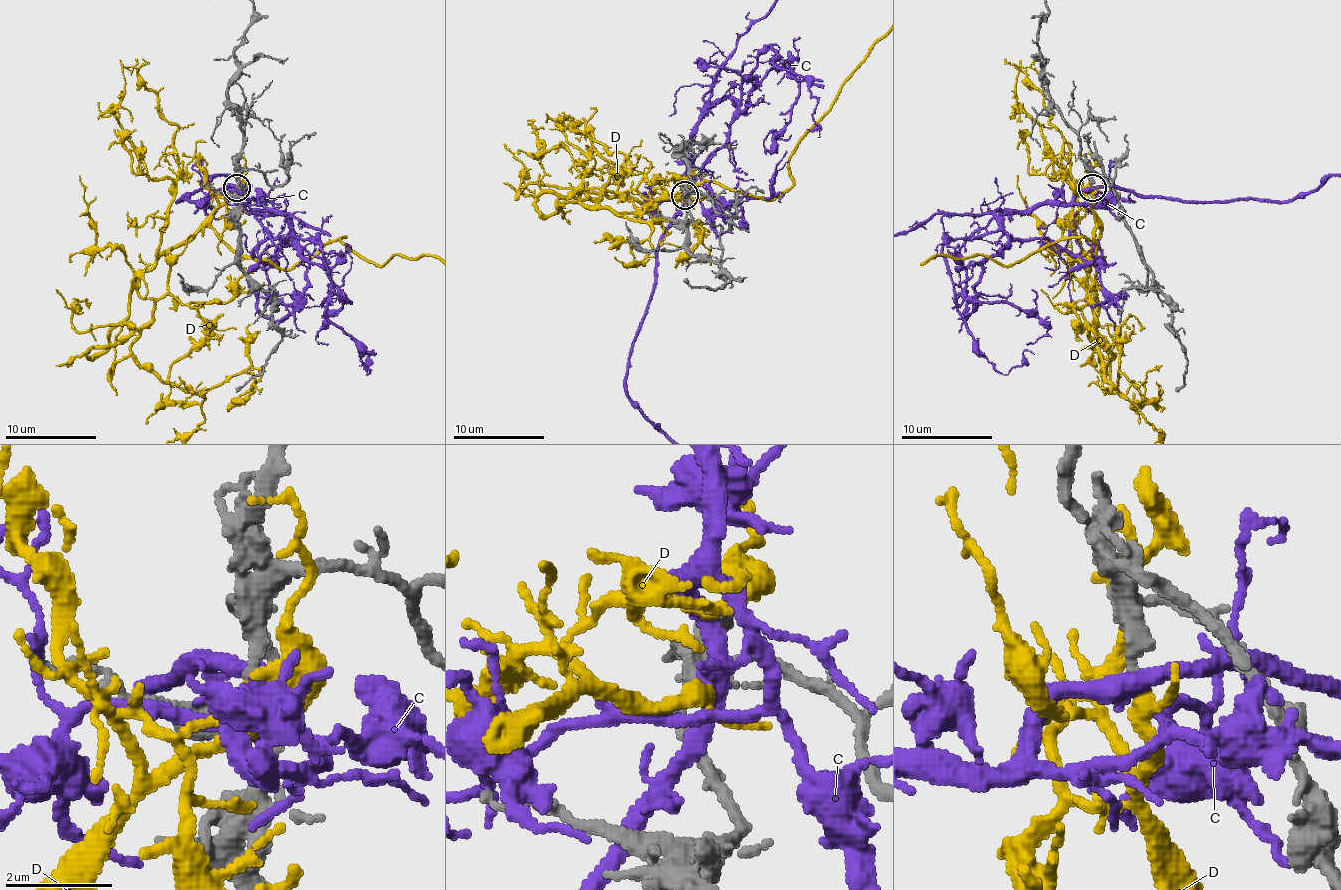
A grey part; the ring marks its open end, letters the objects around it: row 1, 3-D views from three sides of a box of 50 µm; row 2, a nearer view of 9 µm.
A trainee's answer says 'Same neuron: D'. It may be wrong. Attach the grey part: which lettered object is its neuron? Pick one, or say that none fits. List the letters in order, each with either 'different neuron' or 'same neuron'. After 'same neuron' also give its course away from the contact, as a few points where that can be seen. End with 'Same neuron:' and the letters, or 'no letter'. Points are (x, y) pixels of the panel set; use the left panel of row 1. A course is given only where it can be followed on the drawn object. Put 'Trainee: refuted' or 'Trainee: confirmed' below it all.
C: different neuron
D: same neuron
Same neuron: D
Trainee: confirmed

